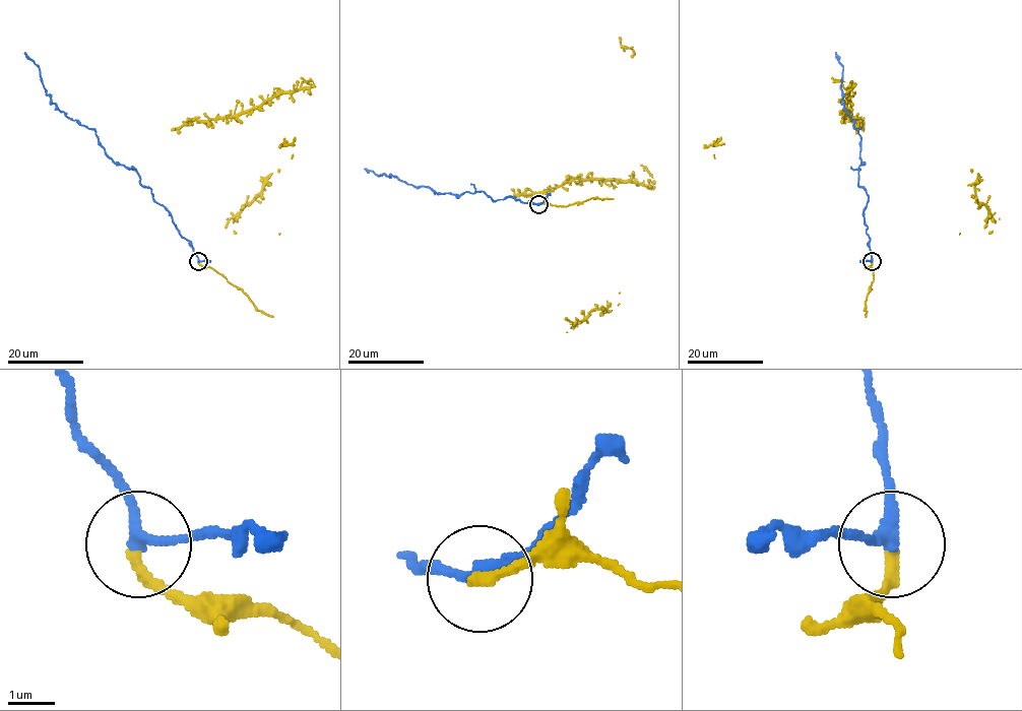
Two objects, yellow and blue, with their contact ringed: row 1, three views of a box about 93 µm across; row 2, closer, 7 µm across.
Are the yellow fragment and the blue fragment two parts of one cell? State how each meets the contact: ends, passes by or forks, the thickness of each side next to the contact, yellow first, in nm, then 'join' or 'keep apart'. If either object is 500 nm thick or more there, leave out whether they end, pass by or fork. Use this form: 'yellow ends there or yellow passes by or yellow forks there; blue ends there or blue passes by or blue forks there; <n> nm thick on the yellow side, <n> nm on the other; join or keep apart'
yellow ends there; blue passes by; 240 nm thick on the yellow side, 240 nm on the other; join

